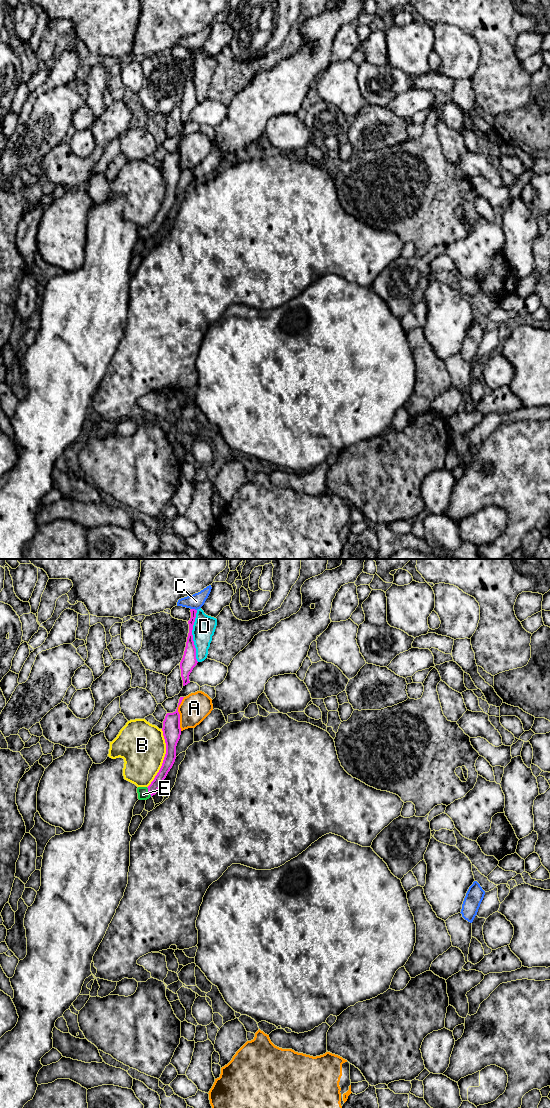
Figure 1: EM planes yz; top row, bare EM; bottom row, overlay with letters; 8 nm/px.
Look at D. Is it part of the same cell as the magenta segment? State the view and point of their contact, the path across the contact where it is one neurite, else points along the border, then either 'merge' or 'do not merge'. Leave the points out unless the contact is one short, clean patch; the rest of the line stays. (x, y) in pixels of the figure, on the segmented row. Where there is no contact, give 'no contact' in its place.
meets magenta in yz at (192, 636); do not merge

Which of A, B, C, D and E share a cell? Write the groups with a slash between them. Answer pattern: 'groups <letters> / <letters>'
groups A / B / C / D / E

